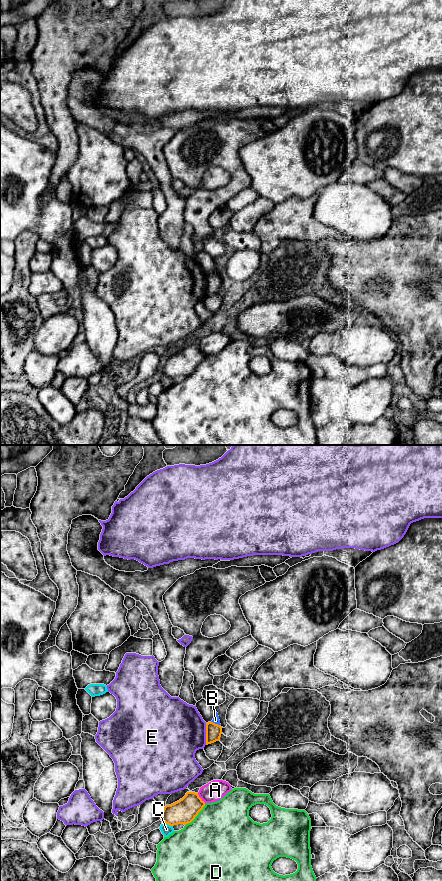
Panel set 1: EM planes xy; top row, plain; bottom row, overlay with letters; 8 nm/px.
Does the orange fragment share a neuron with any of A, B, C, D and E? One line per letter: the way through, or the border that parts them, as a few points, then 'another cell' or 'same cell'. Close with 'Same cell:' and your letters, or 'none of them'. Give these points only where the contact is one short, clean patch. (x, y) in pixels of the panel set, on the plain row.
A: another cell
B: along xy (211, 273), (220, 277) | another cell
C: another cell
D: another cell
E: another cell
Same cell: none of them

